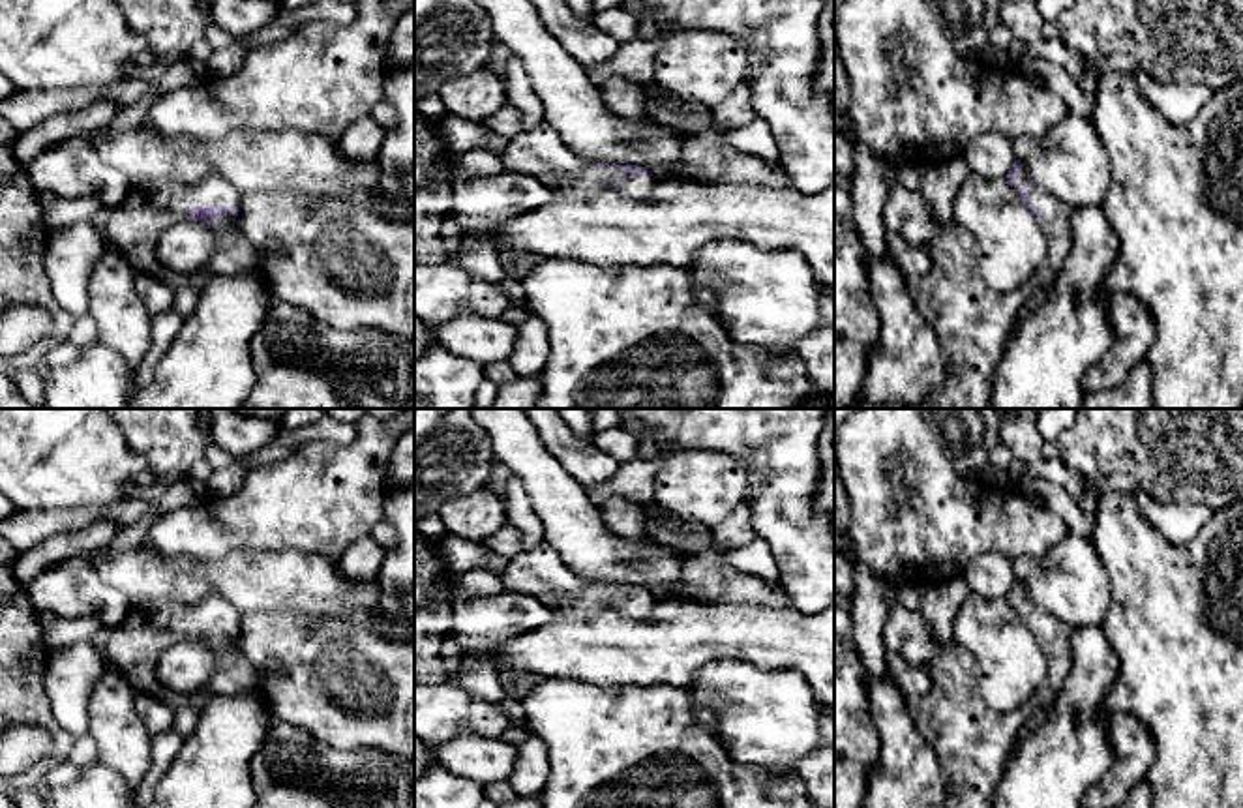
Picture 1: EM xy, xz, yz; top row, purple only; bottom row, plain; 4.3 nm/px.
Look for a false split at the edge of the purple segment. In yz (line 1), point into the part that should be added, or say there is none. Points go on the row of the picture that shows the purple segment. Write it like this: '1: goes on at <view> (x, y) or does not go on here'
1: goes on at yz (972, 321)

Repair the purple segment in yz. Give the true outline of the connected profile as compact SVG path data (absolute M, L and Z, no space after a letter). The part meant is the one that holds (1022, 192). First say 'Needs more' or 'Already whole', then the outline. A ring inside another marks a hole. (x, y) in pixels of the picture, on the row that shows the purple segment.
Needs more. M1014 161L1007 182L1046 234L1048 255L1026 283L999 292L981 274L973 234L952 219L943 223L941 234L928 246L932 268L909 281L909 289L922 321L936 334L945 377L934 396L915 409L990 407L1018 309L1056 277L1071 251L1074 210L1037 187L1020 161Z

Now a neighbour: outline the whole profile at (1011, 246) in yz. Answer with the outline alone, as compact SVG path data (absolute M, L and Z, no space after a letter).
M969 172L952 202L952 221L969 231L984 281L1014 291L1044 262L1048 240L1007 178Z

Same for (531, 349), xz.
M525 304L519 307L527 317L523 322L516 324L517 337L508 364L516 377L540 381L549 358L547 328Z

